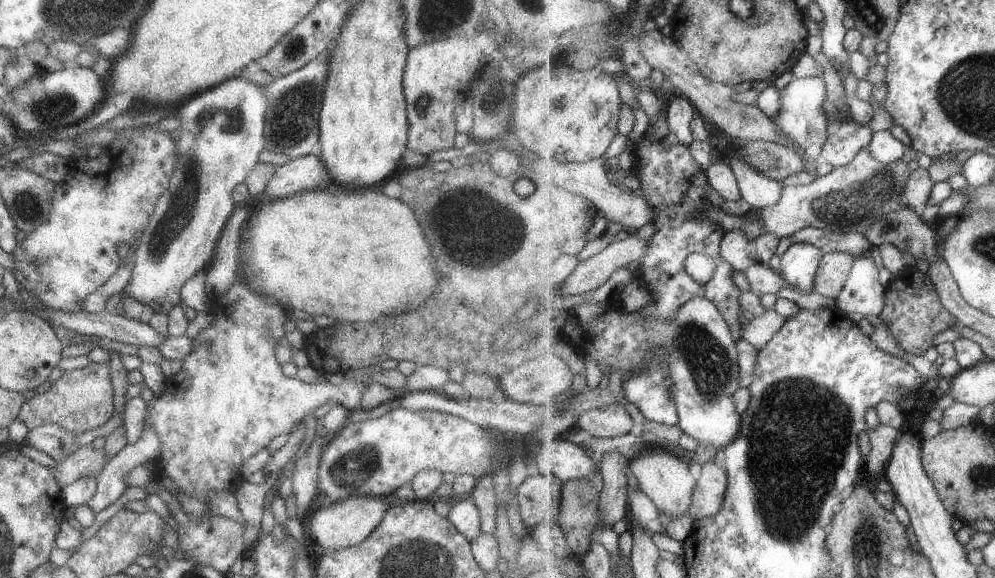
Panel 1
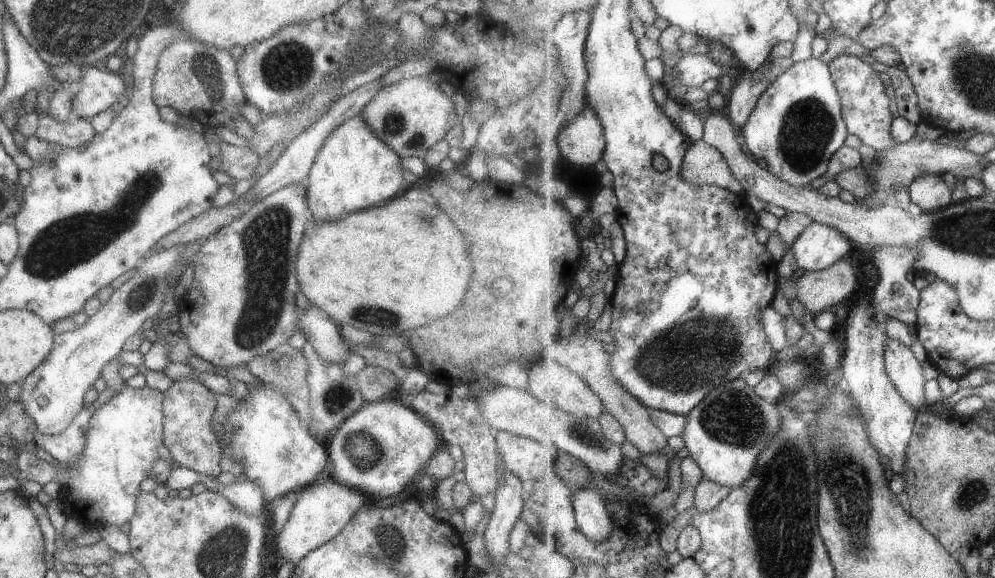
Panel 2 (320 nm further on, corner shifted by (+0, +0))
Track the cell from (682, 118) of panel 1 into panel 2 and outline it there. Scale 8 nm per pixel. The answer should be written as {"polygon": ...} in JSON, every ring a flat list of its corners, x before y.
{"polygon":[[686,52,679,63,680,73,684,83,692,88,699,88,703,82,710,78,719,78,722,75,721,65,716,63,712,56,701,52]]}

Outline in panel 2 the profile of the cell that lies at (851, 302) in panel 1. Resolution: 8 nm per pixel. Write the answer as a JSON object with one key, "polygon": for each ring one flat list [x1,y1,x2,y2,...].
{"polygon":[[889,338,885,353,886,371,900,395,916,410,928,410,925,400,924,366,902,342]]}

